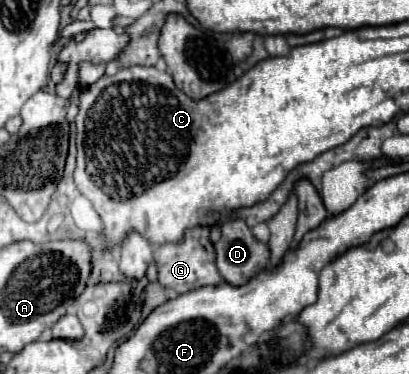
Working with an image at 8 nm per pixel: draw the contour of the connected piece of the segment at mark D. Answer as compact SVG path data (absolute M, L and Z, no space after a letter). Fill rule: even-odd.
M225 221L221 225L221 239L215 245L217 269L225 283L237 287L245 285L253 275L269 263L269 249L257 241L245 221Z

